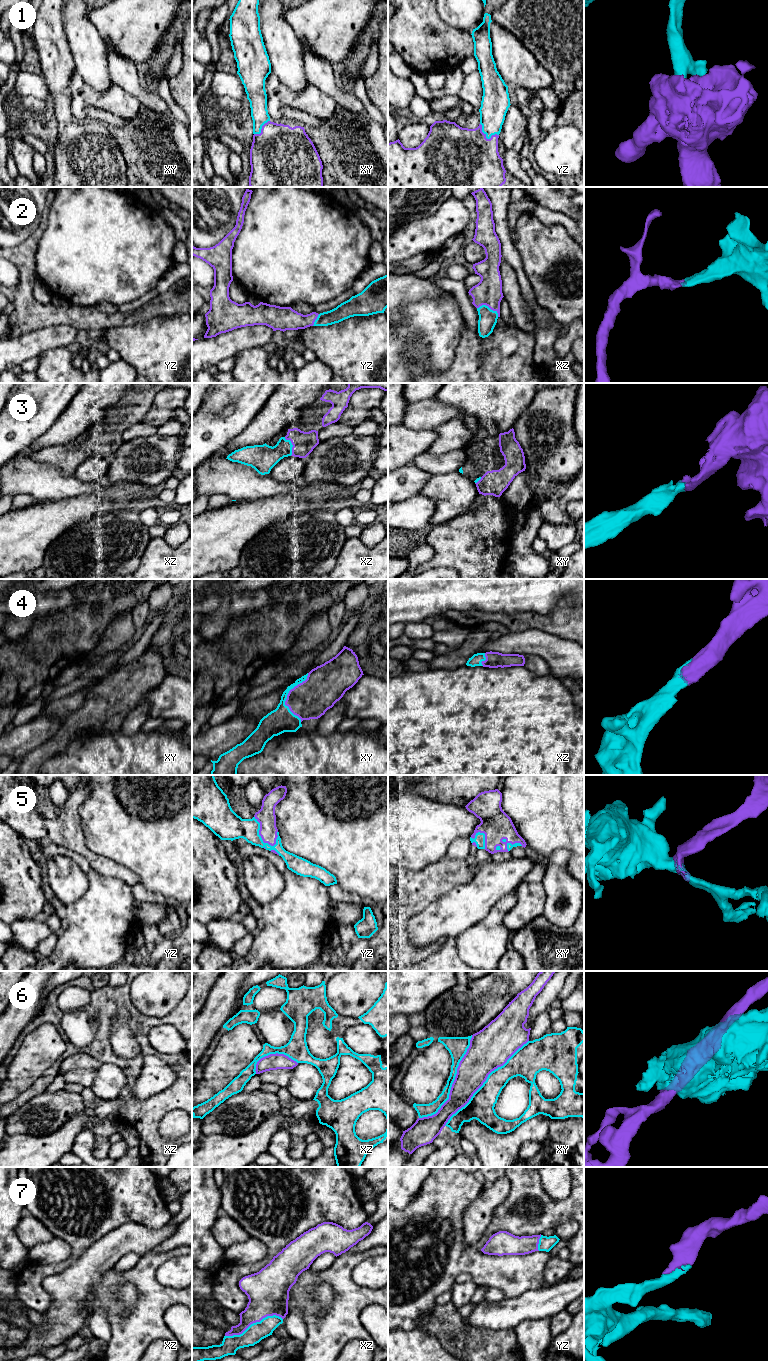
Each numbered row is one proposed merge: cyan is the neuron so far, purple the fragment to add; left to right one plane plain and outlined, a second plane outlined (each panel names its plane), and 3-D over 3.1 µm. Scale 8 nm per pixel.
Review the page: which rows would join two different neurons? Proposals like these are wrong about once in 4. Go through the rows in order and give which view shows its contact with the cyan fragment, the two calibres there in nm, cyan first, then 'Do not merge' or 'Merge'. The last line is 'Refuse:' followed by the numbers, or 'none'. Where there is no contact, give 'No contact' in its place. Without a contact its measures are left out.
1: Touches cyan in yz. Thickness 220 nm (cyan) against 480 nm. Merge
2: Touches cyan in xz. Thickness 140 nm (cyan) against 220 nm. Merge
3: Touches cyan in xz. Thickness 200 nm (cyan) against 180 nm. Merge
4: Touches cyan in xy. Thickness 200 nm (cyan) against 300 nm. Merge
5: Touches cyan in yz. Thickness 220 nm (cyan) against 150 nm. Merge
6: Touches cyan in xy. Thickness 130 nm (cyan) against 260 nm. Do not merge
7: Touches cyan in xz. Thickness 150 nm (cyan) against 320 nm. Merge
Refuse: 6

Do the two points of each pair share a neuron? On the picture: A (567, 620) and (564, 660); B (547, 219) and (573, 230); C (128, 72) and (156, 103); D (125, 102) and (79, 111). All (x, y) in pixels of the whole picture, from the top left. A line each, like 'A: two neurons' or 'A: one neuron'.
A: two neurons
B: one neuron
C: one neuron
D: one neuron

